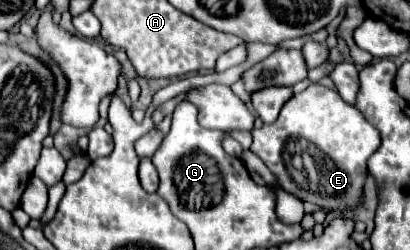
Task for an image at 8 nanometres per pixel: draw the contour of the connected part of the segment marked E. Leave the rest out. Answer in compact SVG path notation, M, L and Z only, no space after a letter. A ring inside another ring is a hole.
M310 84L304 92L294 94L282 108L274 124L264 124L258 130L252 130L254 142L250 150L258 154L270 172L276 176L278 184L296 196L302 202L312 202L324 212L356 210L364 204L364 184L368 178L366 162L380 146L380 132L366 122L366 118L350 104L346 104L336 90L330 90L320 84Z

